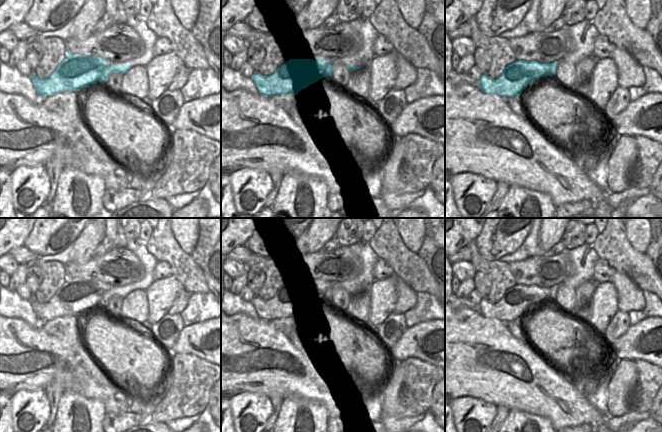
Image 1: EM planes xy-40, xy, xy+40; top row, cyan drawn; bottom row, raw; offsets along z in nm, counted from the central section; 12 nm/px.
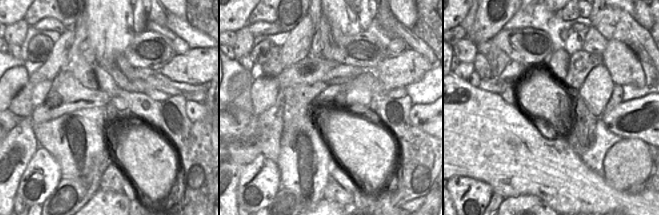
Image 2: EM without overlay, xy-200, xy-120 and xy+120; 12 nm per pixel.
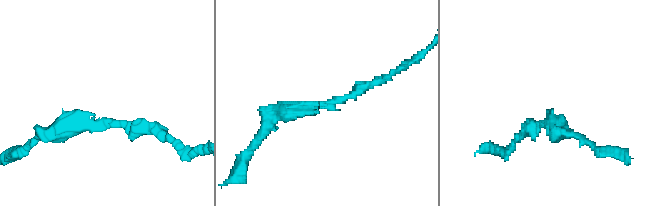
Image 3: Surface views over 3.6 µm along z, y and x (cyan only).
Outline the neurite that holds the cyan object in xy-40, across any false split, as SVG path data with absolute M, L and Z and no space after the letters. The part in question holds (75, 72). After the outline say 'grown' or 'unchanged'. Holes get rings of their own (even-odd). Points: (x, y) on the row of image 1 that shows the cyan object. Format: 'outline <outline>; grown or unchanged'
outline M66 51L66 58L57 66L54 72L51 73L46 79L40 79L37 76L30 76L31 82L39 96L45 98L52 96L56 93L79 91L87 88L92 84L100 81L105 83L112 73L125 74L131 65L117 65L114 64L110 67L104 65L104 61L111 61L102 57L88 57L82 55L69 55Z; unchanged

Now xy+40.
outline M515 60L509 64L497 79L481 75L479 88L484 93L500 97L518 97L533 81L545 76L554 76L558 66L554 63L540 63L538 61Z; unchanged

